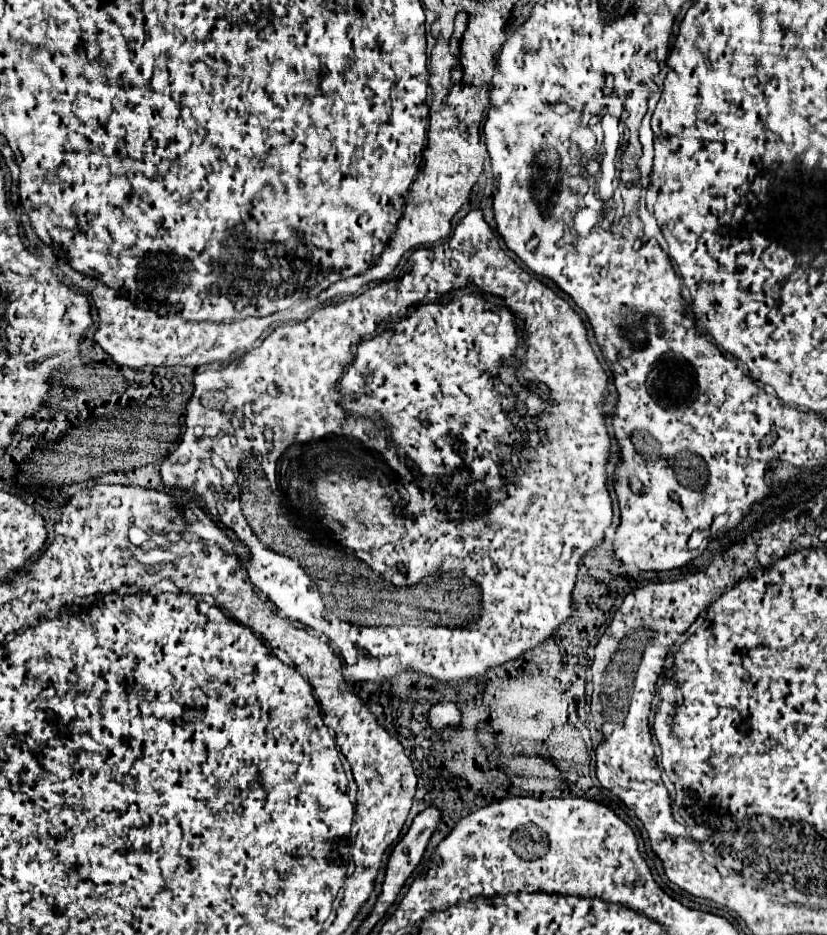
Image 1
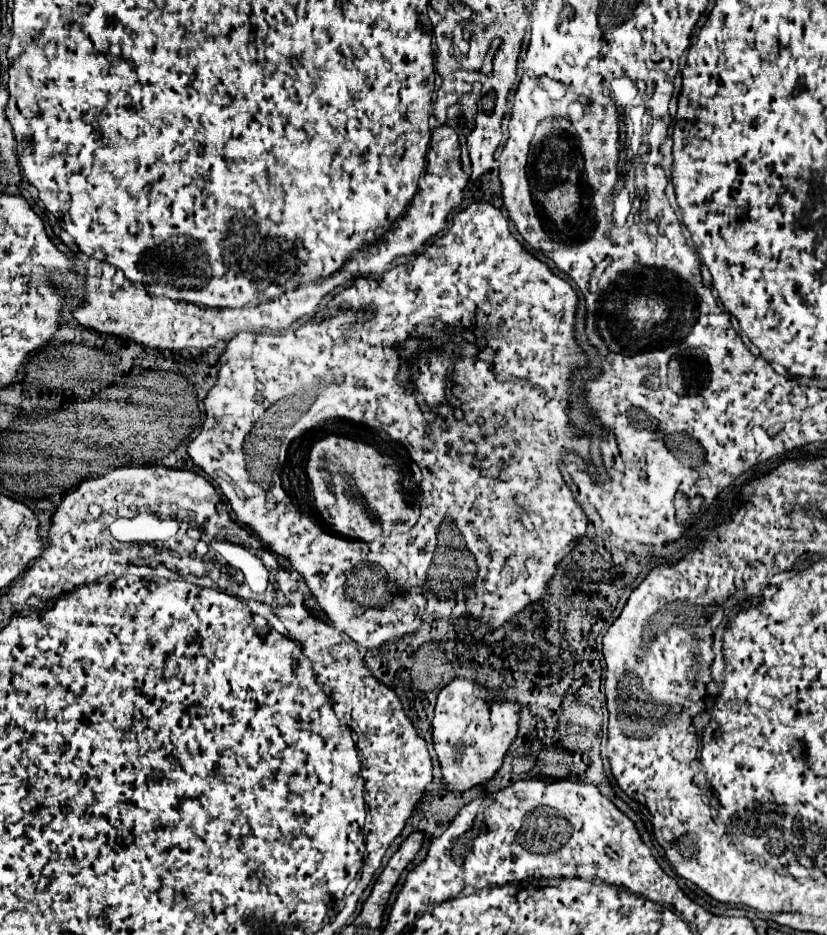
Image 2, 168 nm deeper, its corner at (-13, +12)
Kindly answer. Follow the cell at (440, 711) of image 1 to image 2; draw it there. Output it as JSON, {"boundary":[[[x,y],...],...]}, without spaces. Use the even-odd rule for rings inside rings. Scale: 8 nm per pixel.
{"boundary":[[[456,676],[440,690],[432,718],[432,744],[446,790],[464,792],[494,778],[518,736],[520,706],[518,700],[498,698],[494,692],[482,690],[474,680],[462,676]]]}

